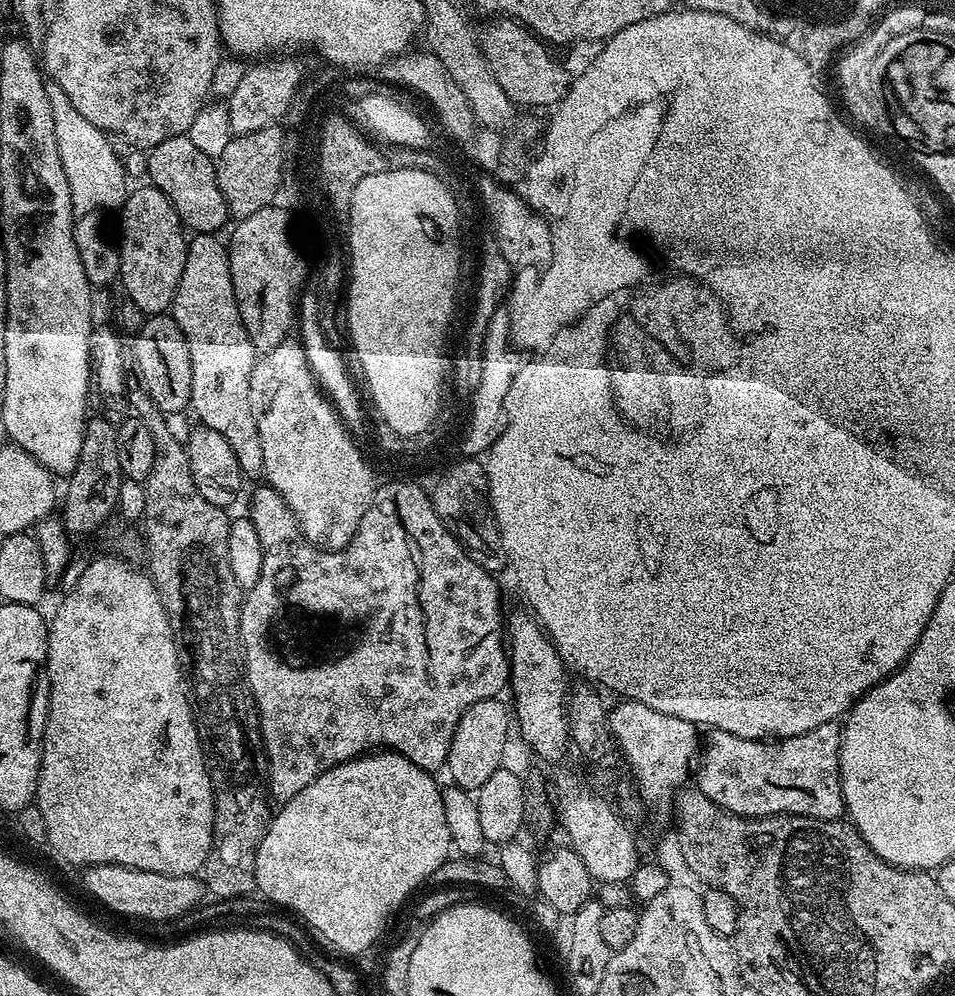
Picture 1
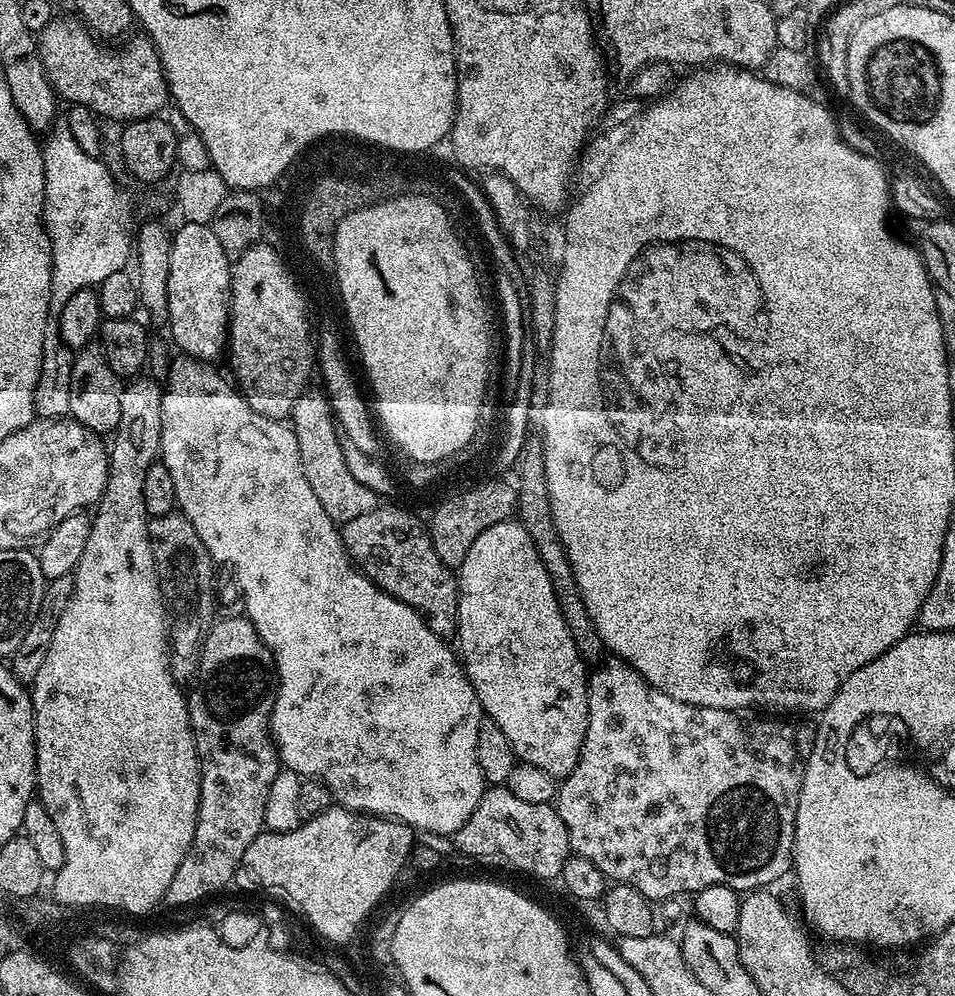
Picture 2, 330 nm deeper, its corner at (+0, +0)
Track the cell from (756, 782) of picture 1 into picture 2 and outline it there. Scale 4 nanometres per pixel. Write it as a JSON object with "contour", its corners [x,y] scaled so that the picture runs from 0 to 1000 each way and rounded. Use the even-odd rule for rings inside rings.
{"contour":[[[634,662],[630,669],[616,680],[616,728],[609,753],[601,773],[585,784],[580,804],[582,816],[593,829],[596,852],[602,858],[622,865],[638,885],[663,888],[680,906],[699,904],[711,896],[728,898],[749,888],[764,890],[776,898],[808,890],[804,888],[810,887],[831,867],[836,797],[840,793],[844,765],[852,753],[854,731],[846,727],[828,727],[825,721],[779,724],[777,720],[775,715],[710,705],[710,701],[702,701],[702,697],[693,697],[693,693],[681,689],[681,685],[676,685],[668,673],[659,671],[654,663]]]}

